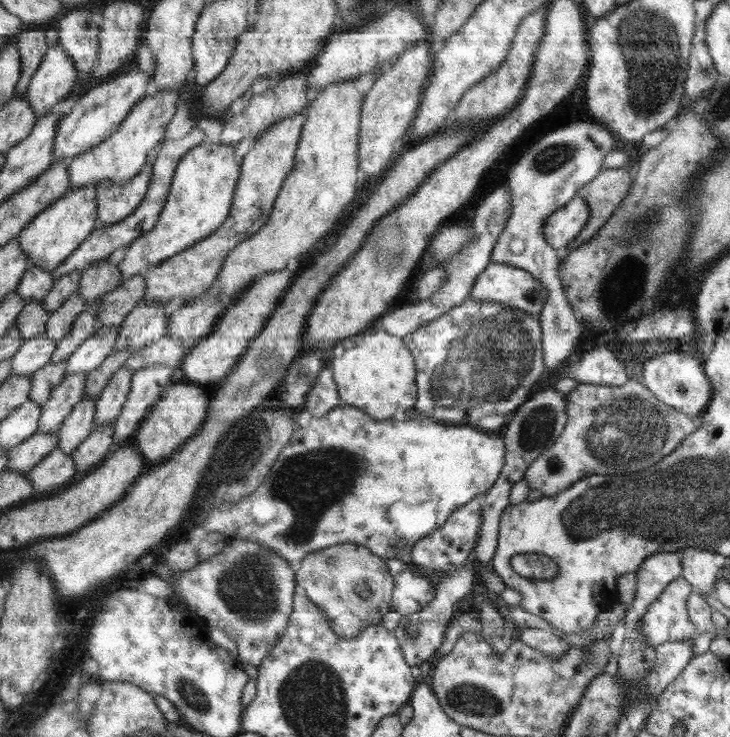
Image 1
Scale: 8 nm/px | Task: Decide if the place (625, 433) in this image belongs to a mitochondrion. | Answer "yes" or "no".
yes

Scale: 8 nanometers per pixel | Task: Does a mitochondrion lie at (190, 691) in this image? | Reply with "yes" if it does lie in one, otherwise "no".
yes

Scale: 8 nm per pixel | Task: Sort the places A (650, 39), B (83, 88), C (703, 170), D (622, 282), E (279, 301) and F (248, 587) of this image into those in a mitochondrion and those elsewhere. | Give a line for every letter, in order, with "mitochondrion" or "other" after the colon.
A: mitochondrion
B: other
C: other
D: mitochondrion
E: other
F: mitochondrion

